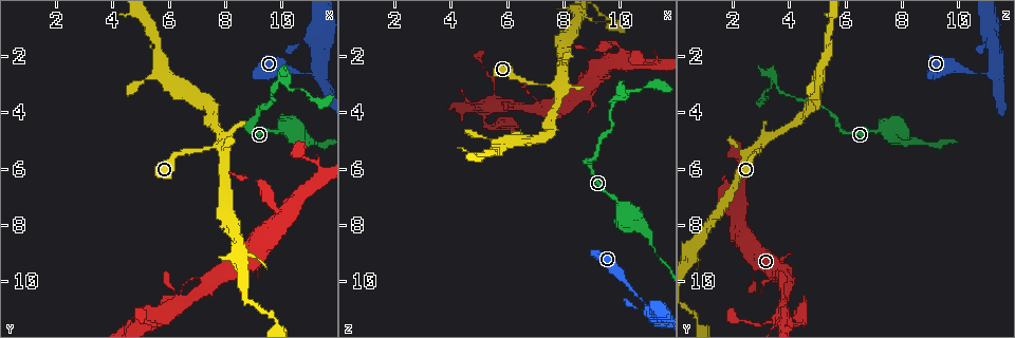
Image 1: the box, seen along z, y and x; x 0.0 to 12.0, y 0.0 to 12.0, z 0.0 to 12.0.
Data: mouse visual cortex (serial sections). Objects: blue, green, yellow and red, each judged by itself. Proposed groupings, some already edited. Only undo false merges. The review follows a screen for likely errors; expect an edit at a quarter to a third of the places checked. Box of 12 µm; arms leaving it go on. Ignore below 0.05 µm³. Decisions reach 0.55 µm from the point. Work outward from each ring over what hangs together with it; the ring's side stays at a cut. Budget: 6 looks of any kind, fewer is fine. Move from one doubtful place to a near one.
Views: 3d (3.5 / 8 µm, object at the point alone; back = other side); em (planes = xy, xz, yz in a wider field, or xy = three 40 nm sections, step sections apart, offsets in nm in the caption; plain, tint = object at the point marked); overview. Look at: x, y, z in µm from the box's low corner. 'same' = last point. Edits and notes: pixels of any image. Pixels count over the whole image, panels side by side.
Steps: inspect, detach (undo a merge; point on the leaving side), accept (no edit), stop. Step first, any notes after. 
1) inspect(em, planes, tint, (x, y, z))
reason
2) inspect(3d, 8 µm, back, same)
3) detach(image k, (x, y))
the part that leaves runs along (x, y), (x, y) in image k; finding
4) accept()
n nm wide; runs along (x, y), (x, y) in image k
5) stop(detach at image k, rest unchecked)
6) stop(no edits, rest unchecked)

inspect(3d, 3.5 µm, (10.3, 7.4, 2.1))
abrupt turn

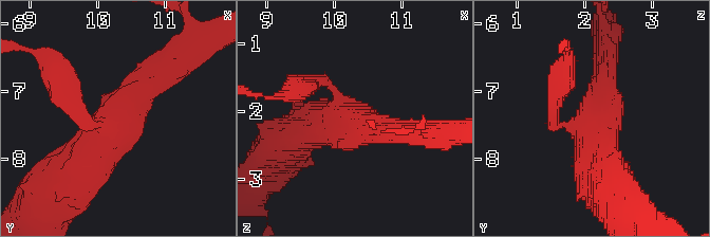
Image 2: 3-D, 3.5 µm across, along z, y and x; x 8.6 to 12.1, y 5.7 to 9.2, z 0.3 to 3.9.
inspect(em, xy, step 1, tint, (10.30, 7.35, 2.15))
3 arms; arms of 200, 350, 600 nm; now the EM

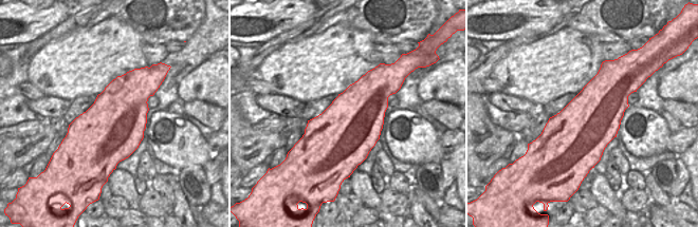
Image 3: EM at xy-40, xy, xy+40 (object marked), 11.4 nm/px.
inspect(em, planes, tint, same)
cut it another way

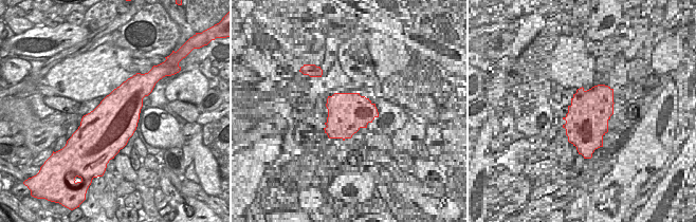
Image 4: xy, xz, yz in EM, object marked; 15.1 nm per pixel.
accept()
continuous, no second cell

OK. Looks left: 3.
inspect(3d, 3.5 µm, (11.2, 5.6, 2.3))
sharp bend

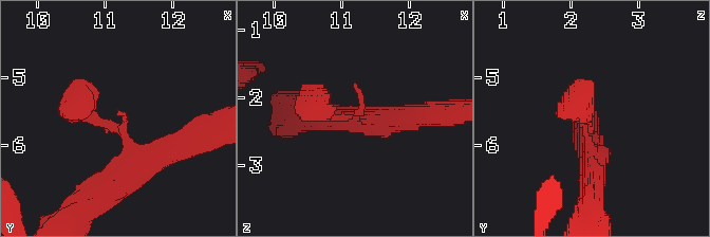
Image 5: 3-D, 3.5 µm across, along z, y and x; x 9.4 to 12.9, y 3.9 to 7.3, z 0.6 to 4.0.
inspect(em, xy, step 1, tint, (11.10, 5.70, 2.30))

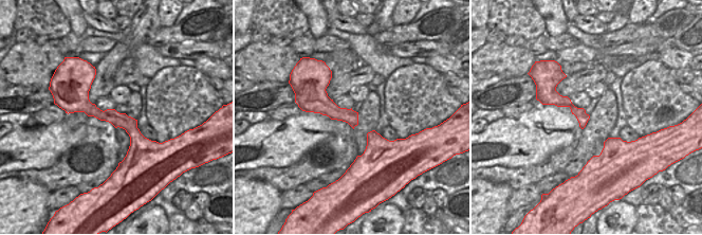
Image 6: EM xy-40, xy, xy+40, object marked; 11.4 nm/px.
accept()
170 nm wide; runs along (118, 179), (122, 127), (67, 117) in image 5; one cell here

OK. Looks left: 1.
stop(no edits, rest unchecked)

